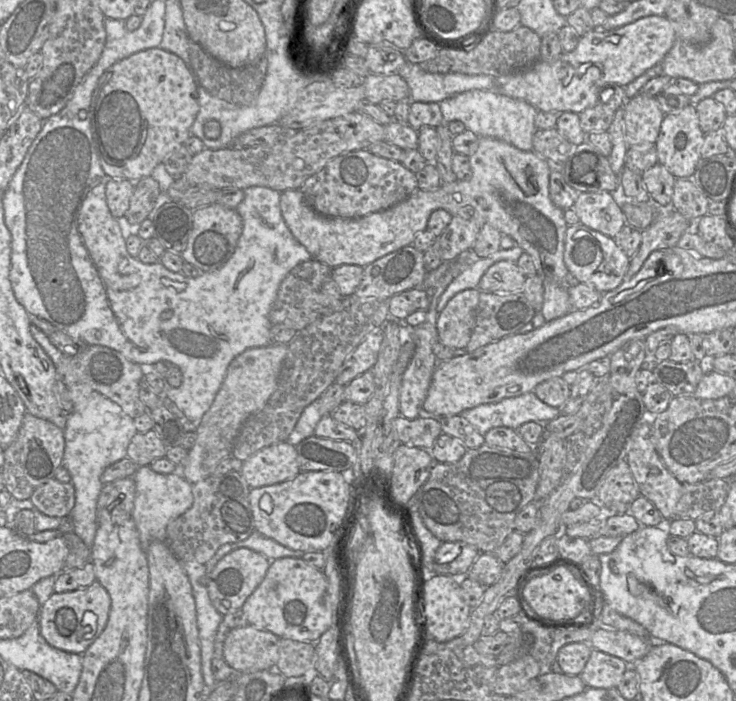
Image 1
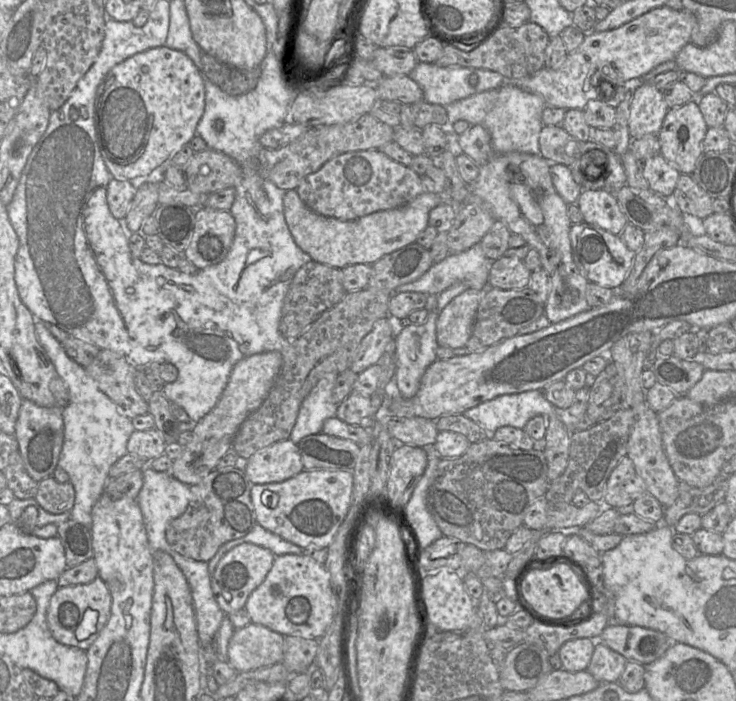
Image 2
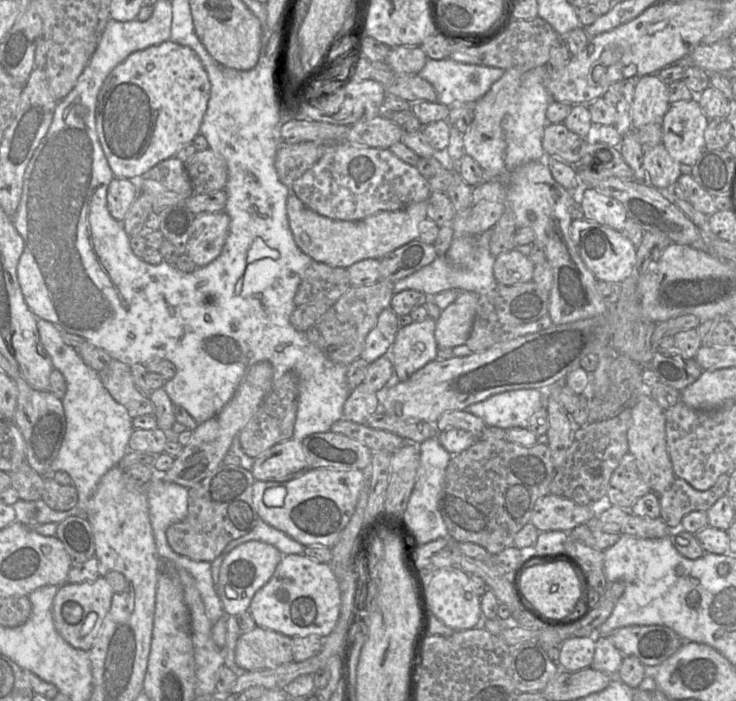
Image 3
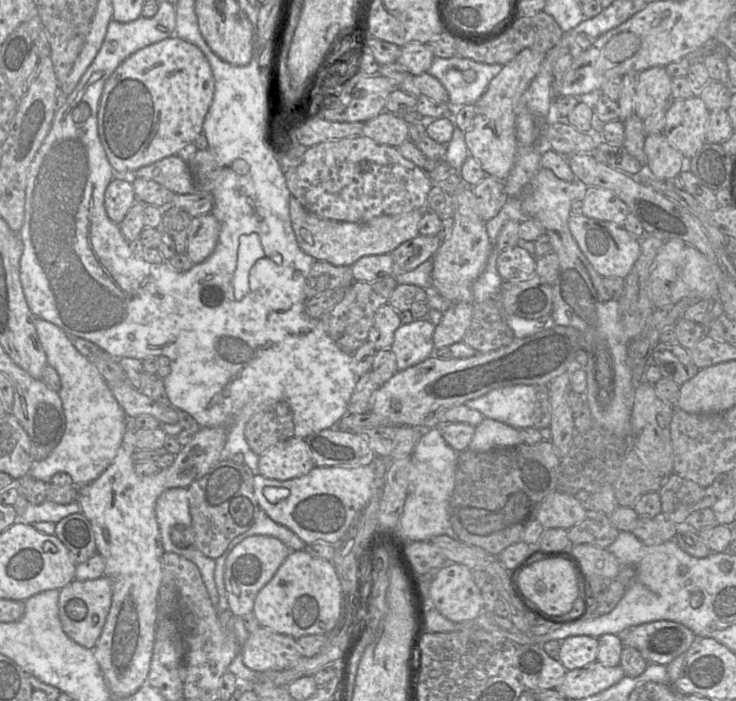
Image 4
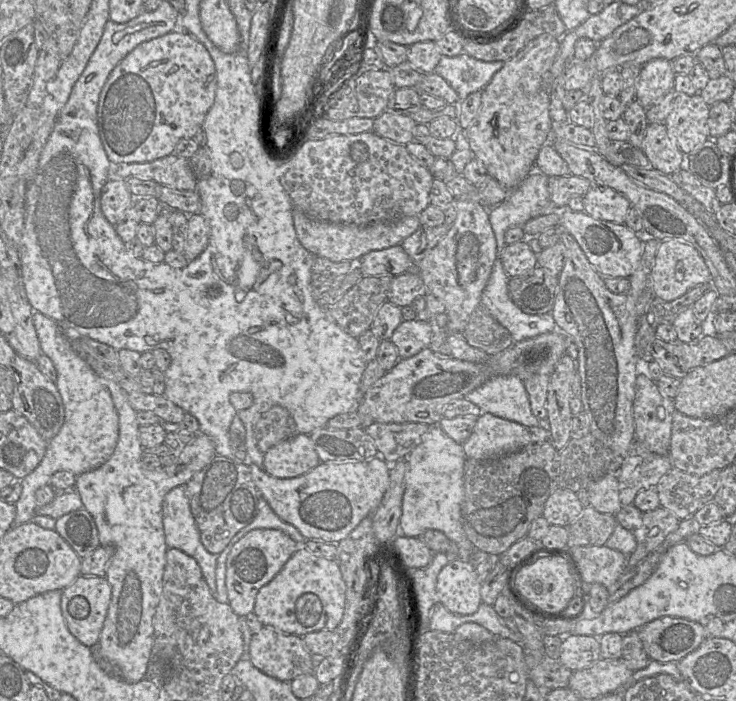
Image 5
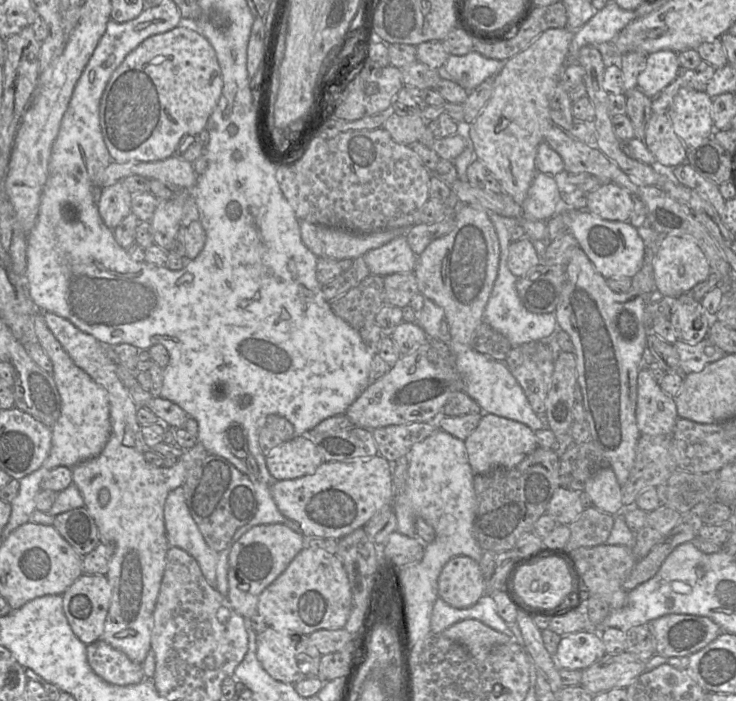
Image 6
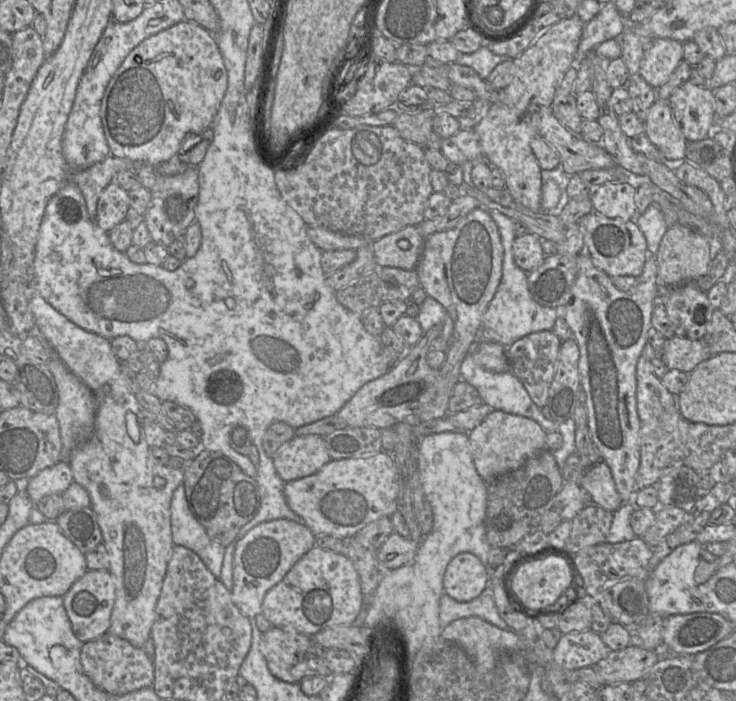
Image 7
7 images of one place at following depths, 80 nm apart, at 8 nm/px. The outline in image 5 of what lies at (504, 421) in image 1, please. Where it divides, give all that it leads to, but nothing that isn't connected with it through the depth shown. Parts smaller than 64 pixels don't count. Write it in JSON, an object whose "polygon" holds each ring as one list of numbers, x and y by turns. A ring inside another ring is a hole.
{"polygon":[[515,375,496,376,464,396,483,413,491,413,529,428,539,426,524,382]]}

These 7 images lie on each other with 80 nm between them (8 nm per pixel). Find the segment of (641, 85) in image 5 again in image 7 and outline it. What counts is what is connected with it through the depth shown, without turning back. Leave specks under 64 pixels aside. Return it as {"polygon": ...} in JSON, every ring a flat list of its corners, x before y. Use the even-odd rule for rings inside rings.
{"polygon":[[669,38,652,39,639,70,654,89,663,86,683,60,683,43]]}

